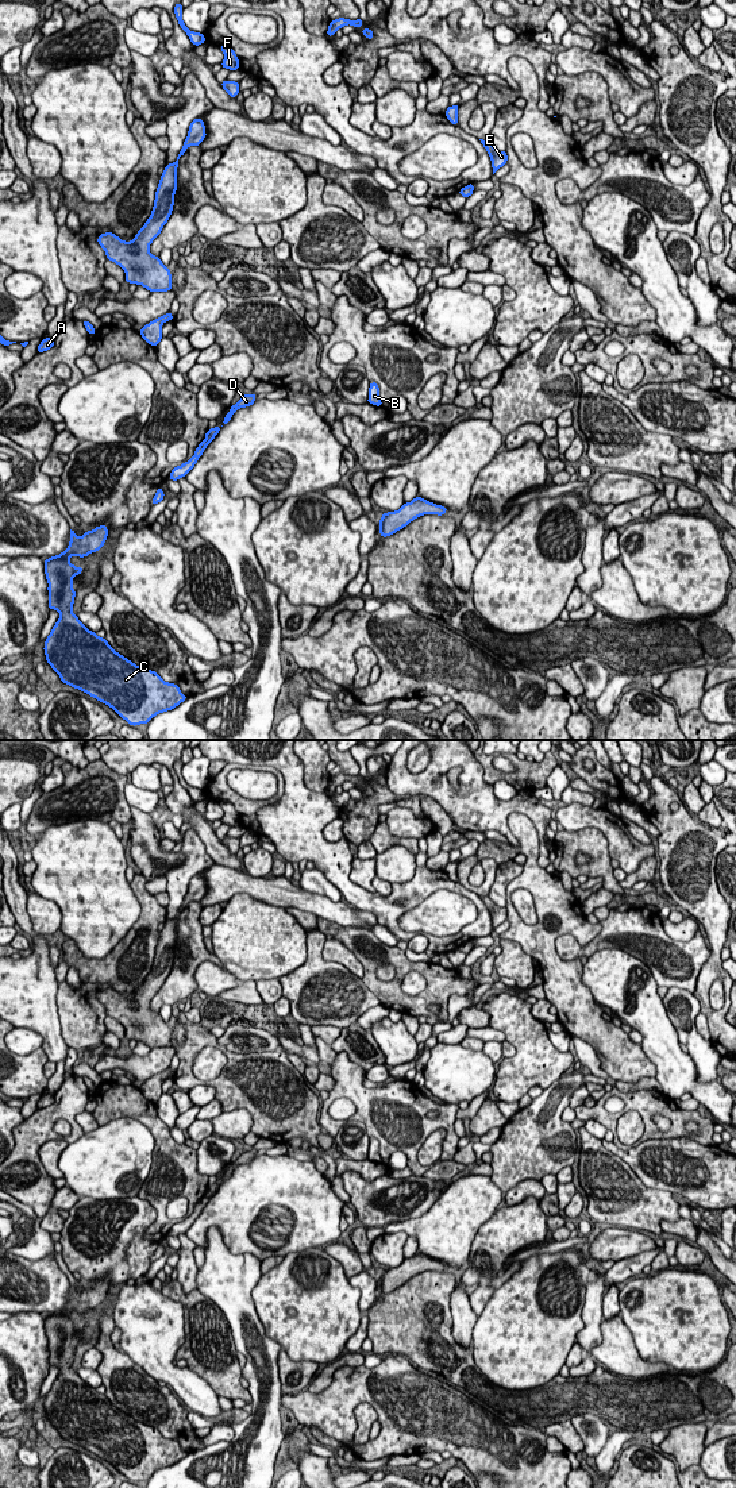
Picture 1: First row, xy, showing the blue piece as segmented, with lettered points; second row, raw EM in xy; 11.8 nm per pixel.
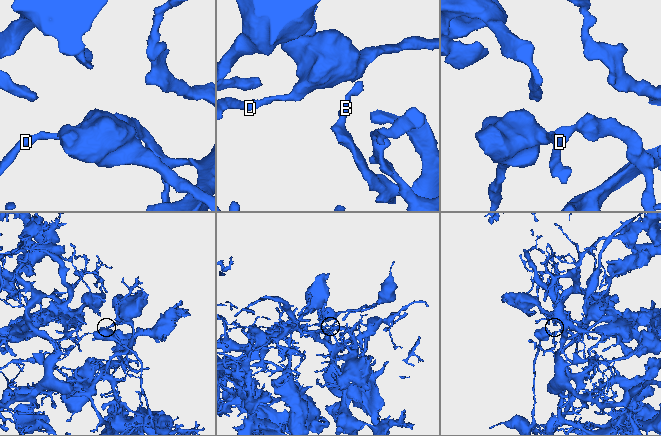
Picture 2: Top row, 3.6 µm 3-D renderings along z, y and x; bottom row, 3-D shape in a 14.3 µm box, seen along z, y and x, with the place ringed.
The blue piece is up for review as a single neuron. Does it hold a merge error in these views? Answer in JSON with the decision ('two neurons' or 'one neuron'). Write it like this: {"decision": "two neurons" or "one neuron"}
{"decision": "two neurons"}

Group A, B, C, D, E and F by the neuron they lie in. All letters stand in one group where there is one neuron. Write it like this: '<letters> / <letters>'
A B C E F / D

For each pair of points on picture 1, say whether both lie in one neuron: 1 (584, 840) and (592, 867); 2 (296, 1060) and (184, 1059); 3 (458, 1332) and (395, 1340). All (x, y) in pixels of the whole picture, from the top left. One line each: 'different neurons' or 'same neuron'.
1: same neuron
2: different neurons
3: different neurons

